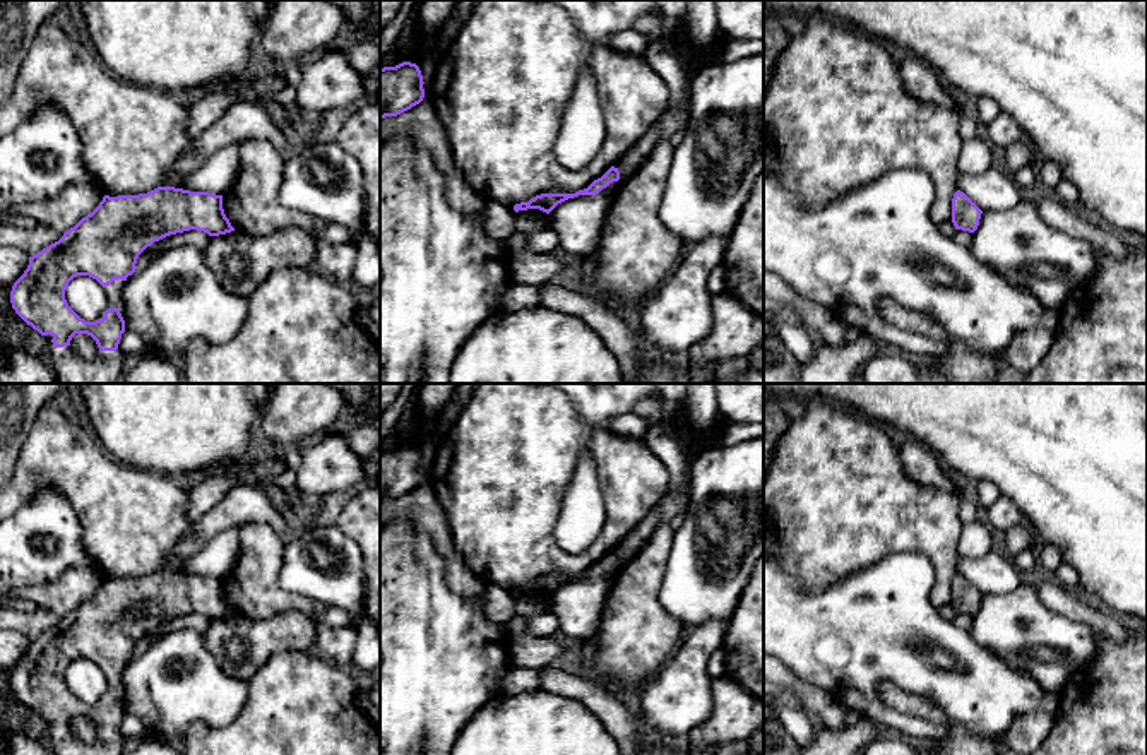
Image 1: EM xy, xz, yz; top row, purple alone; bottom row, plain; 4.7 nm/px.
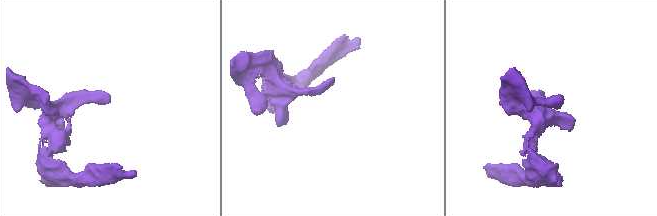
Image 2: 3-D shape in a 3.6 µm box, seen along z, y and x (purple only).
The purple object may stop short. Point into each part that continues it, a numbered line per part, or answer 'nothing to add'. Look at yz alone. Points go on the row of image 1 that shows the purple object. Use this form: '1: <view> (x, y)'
nothing to add

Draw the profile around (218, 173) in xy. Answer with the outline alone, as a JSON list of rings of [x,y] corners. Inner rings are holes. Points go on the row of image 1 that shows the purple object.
[[[238,144],[209,156],[183,183],[183,190],[226,195],[238,178]]]

